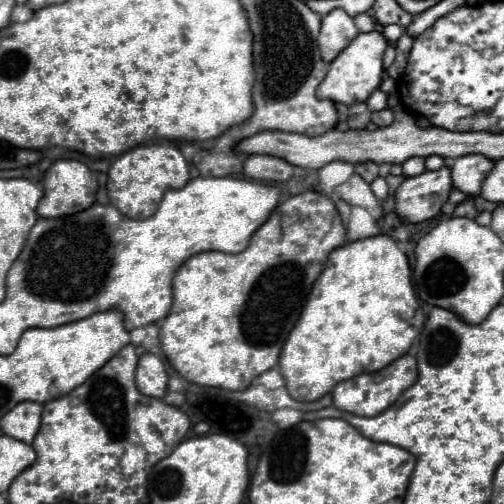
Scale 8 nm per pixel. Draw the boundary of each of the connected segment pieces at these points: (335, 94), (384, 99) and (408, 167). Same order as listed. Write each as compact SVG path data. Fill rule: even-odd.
M367 32L359 34L339 56L331 62L325 80L317 88L317 98L339 102L351 106L355 102L365 102L373 90L379 88L383 78L383 52L387 48L387 40L381 32Z
M377 90L377 92L373 92L371 98L367 100L367 106L369 106L371 112L375 112L375 110L383 110L388 107L388 98L389 96L387 96L385 92Z
M409 158L401 166L403 166L405 176L417 176L417 174L425 172L425 160L423 158Z

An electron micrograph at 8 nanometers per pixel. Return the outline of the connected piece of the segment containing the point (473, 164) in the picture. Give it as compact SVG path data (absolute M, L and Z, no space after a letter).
M469 154L455 158L451 162L451 178L453 178L453 188L477 196L481 192L481 184L487 178L487 174L493 170L495 162L489 160L487 156L481 154Z

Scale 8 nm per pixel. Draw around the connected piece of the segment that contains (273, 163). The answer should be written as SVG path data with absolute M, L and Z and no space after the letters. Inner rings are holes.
M257 154L257 156L247 156L243 164L243 174L253 180L285 182L293 176L293 166L281 158Z

